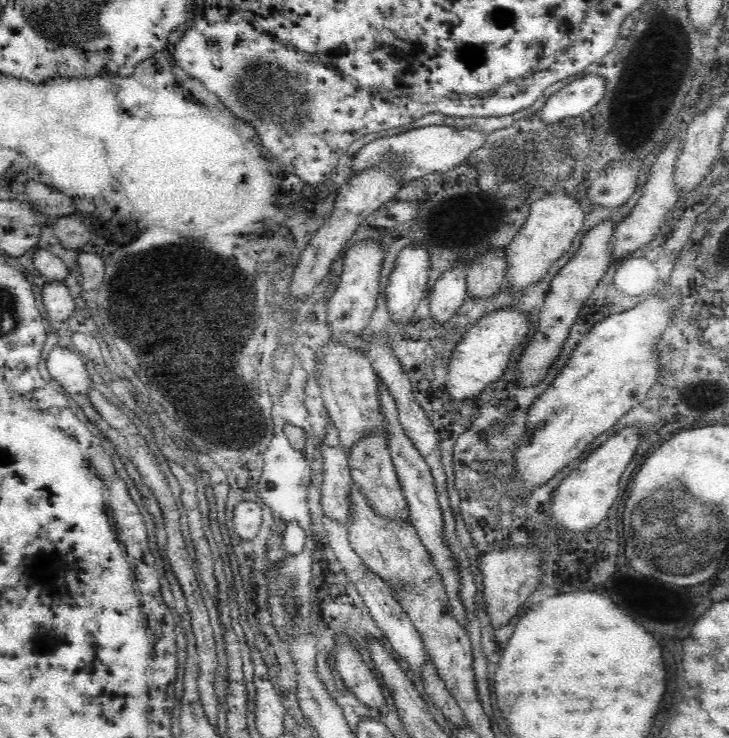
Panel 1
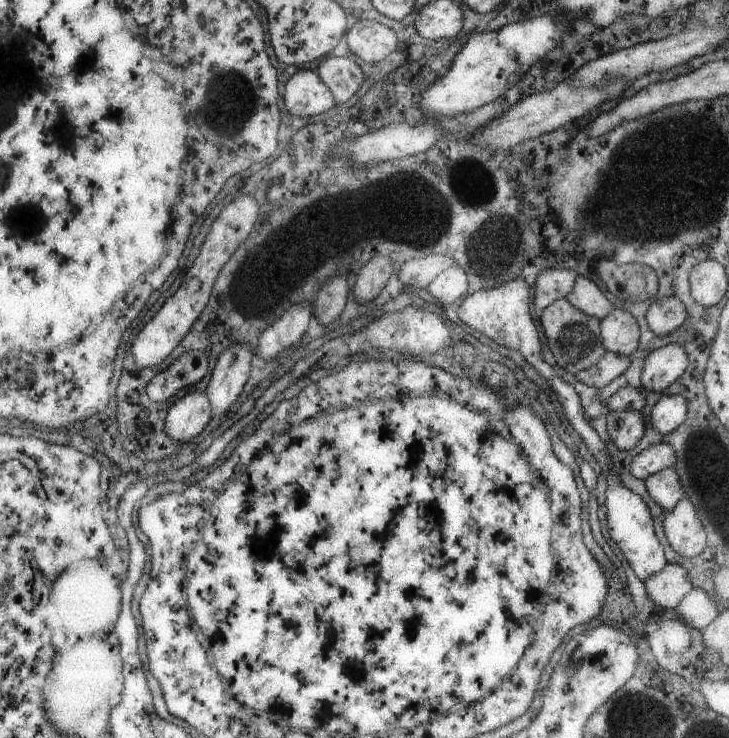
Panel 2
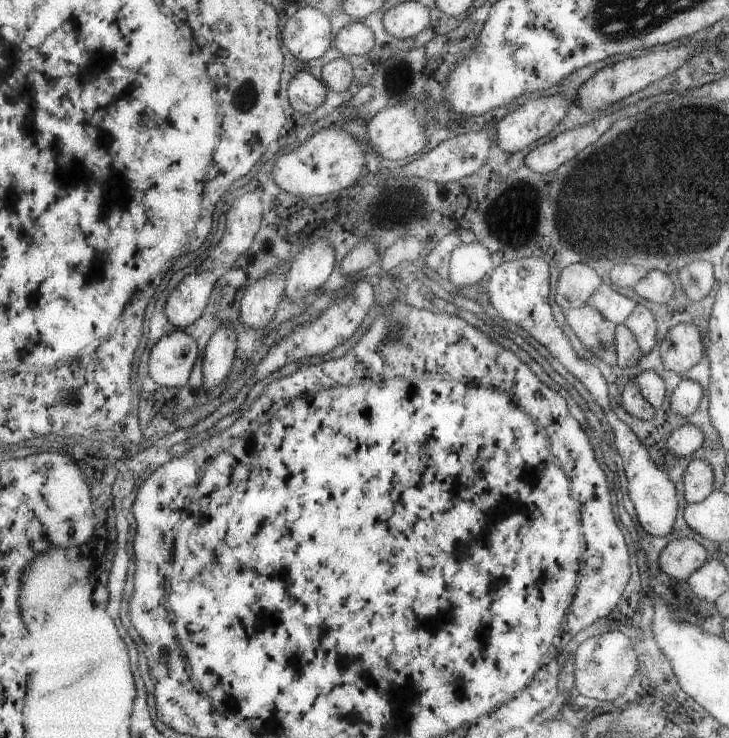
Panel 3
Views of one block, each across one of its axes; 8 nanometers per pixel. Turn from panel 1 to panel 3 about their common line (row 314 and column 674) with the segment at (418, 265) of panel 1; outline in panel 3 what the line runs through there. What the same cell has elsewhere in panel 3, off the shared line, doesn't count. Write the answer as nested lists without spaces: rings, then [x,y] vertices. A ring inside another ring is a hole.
[[[682,379],[670,394],[670,410],[678,418],[691,415],[696,412],[704,396],[706,396],[706,388],[698,381]]]

